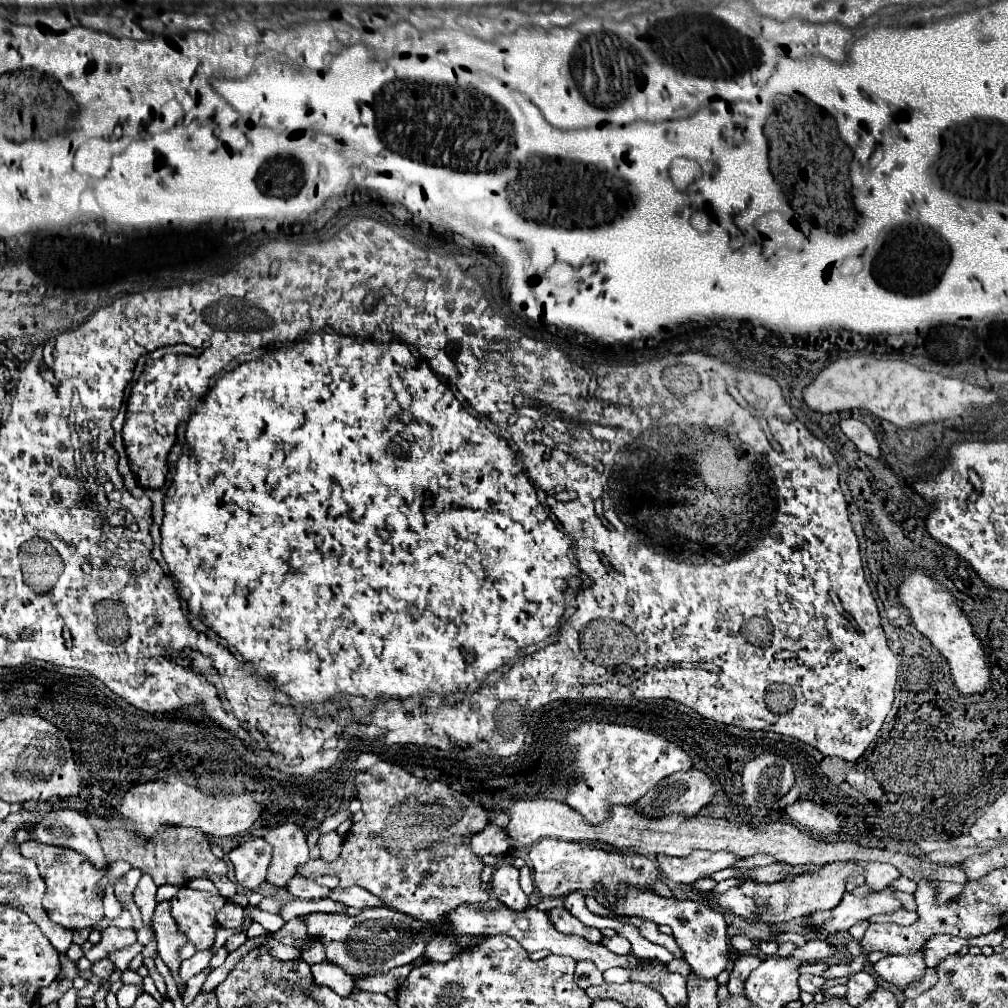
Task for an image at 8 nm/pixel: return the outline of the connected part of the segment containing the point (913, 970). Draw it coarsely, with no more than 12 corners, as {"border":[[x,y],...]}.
{"border":[[922,952],[886,956],[874,964],[876,974],[900,990],[922,980]]}

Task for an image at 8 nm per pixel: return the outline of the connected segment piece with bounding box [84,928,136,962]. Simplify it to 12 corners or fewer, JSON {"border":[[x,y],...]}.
{"border":[[102,930],[102,940],[84,956],[90,962],[136,942],[134,930]]}

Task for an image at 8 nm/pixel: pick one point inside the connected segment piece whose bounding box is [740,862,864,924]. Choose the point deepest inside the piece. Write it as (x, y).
(784, 901)

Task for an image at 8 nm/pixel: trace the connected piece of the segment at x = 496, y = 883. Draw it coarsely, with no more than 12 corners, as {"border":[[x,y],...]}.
{"border":[[496,868],[494,896],[512,910],[530,908],[518,868]]}

